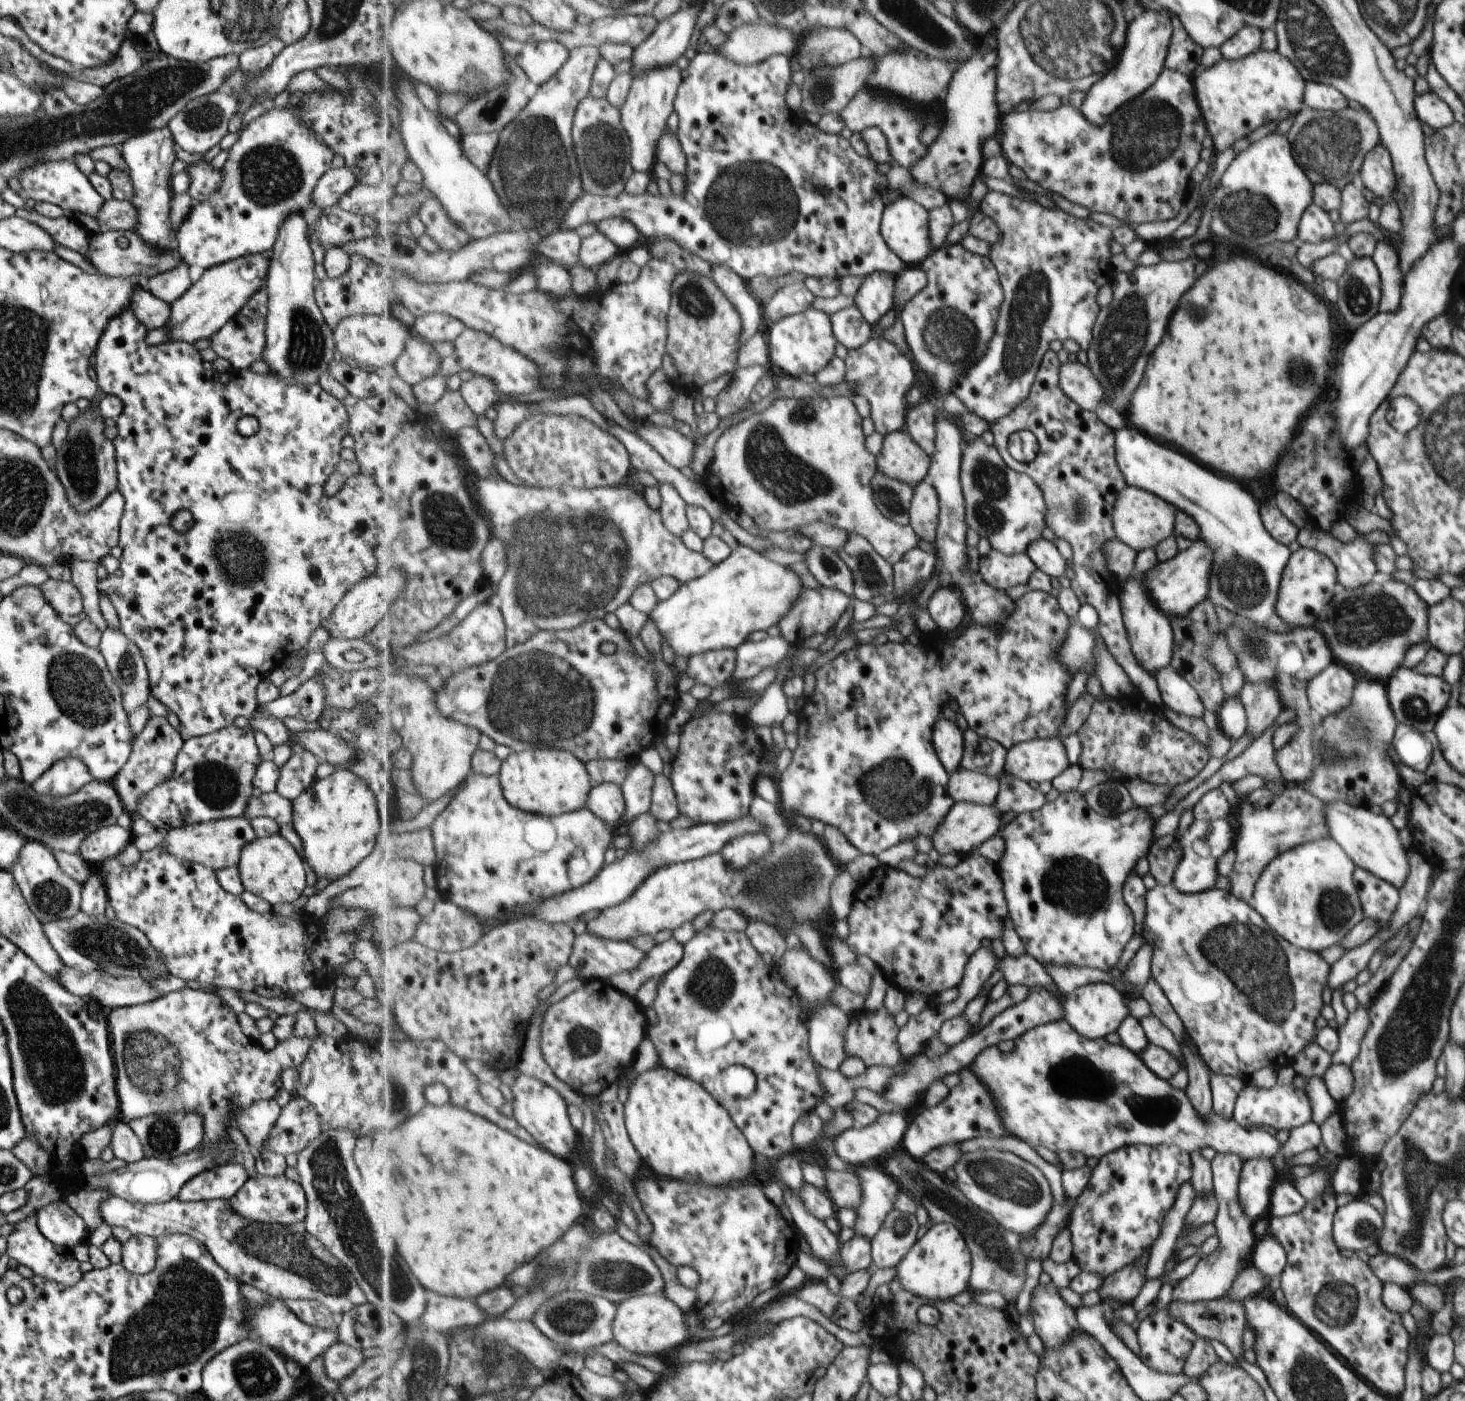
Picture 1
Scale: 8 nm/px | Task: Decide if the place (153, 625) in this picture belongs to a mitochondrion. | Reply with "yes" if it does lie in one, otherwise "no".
no

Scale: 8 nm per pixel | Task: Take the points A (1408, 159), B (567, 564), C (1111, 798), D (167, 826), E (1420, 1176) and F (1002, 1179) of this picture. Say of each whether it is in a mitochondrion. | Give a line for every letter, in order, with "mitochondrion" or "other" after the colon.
A: other
B: mitochondrion
C: mitochondrion
D: other
E: mitochondrion
F: mitochondrion

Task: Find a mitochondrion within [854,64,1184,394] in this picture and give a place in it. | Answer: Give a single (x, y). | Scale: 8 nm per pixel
(1030, 309)

